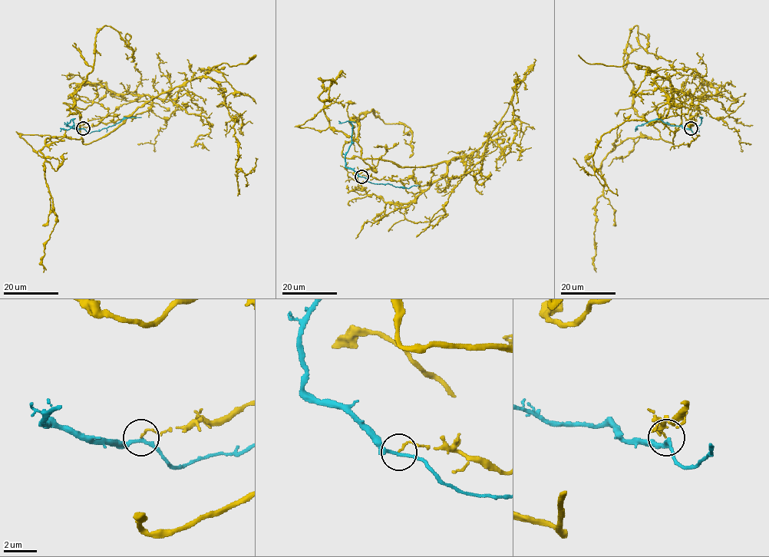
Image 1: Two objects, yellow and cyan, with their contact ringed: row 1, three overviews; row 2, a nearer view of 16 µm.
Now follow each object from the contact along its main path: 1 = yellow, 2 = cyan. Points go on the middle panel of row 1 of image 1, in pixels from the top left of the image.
1: (361, 176), (424, 186), (447, 171), (445, 162), (362, 159), (351, 118), (373, 109), (410, 129), (409, 157)
2: (361, 176), (345, 166), (345, 155), (351, 143), (352, 124), (339, 120)

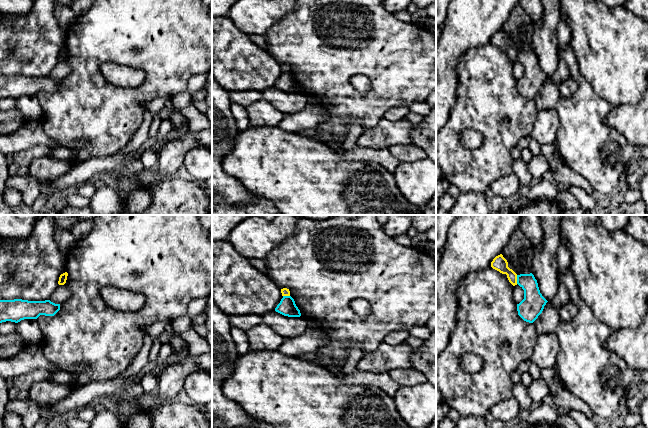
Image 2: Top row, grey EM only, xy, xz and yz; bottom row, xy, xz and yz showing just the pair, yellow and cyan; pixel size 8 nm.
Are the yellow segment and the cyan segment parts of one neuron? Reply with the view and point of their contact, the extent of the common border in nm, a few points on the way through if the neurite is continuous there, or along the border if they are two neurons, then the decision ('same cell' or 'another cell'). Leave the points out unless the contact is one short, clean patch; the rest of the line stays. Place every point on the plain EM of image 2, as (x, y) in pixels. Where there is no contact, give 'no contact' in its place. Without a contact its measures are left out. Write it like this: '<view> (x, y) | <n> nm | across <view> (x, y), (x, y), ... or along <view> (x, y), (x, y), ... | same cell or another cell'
yz (516, 55) | 70 nm | along yz (516, 51), (517, 59) | another cell

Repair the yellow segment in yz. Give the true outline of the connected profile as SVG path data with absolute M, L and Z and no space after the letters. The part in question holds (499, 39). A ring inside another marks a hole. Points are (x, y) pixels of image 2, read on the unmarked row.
M502 30L496 32L491 38L491 43L502 50L506 50L509 58L515 62L517 61L517 50L508 43L507 36Z

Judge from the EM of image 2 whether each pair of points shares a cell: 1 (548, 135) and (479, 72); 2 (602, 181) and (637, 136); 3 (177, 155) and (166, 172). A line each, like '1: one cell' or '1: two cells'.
1: two cells
2: two cells
3: one cell

